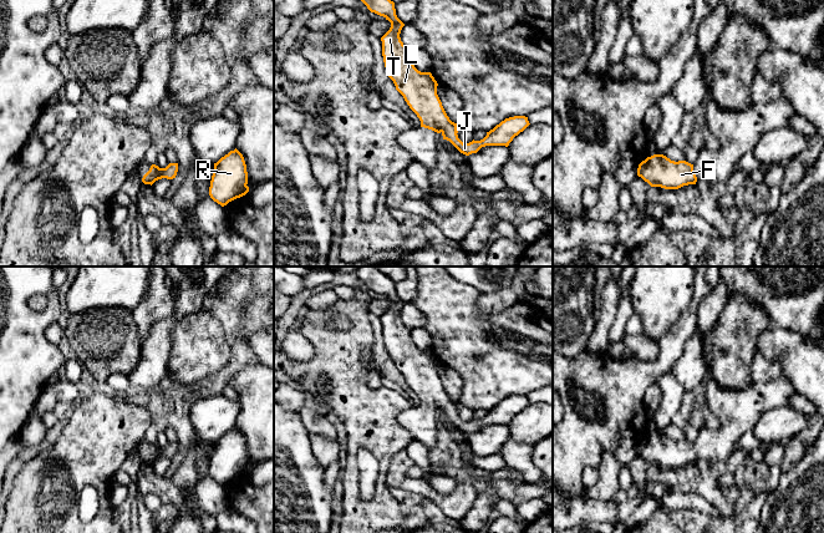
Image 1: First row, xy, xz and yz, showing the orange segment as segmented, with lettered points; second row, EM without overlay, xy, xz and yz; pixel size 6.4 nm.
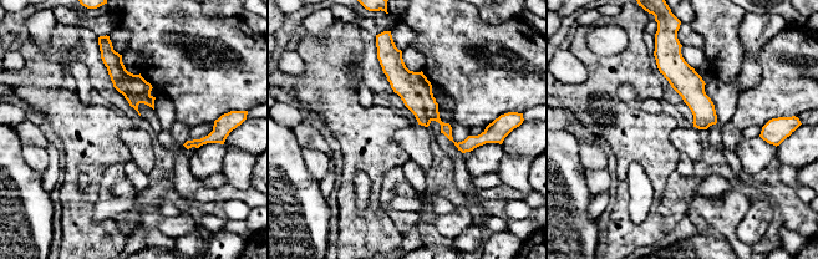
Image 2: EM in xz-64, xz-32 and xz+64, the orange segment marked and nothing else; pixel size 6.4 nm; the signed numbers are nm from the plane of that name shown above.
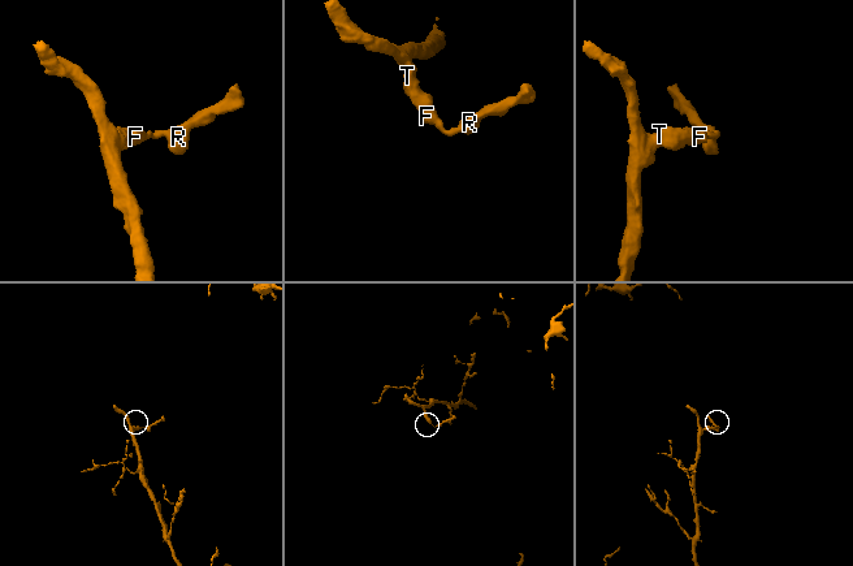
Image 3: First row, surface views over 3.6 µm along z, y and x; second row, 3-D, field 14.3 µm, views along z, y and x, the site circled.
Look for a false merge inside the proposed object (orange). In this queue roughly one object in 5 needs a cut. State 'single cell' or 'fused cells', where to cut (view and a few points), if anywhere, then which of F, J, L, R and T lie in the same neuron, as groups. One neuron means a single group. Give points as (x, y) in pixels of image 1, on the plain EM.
single cell | no cut | F J L R T

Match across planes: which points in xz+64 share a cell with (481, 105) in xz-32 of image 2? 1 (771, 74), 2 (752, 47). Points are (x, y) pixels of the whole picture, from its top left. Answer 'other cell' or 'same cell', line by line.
1: same cell
2: other cell

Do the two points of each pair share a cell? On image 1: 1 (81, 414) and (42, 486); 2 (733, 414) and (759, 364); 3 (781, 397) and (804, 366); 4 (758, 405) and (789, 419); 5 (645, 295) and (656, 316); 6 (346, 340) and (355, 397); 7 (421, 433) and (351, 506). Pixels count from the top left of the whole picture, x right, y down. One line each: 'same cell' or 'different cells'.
1: same cell
2: different cells
3: different cells
4: different cells
5: same cell
6: same cell
7: different cells

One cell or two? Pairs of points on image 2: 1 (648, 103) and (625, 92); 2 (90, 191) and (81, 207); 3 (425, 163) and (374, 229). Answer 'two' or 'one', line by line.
1: one
2: one
3: two

